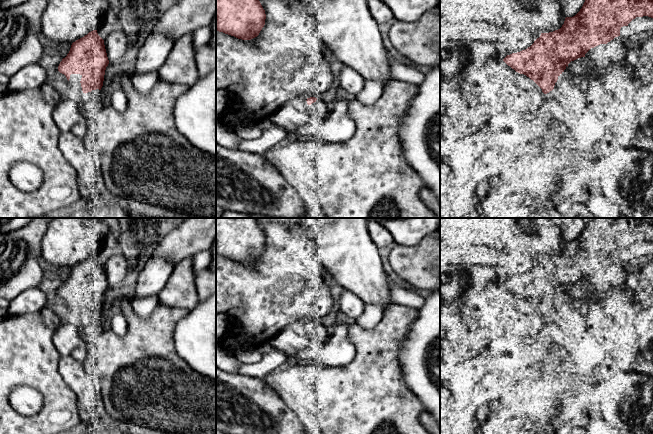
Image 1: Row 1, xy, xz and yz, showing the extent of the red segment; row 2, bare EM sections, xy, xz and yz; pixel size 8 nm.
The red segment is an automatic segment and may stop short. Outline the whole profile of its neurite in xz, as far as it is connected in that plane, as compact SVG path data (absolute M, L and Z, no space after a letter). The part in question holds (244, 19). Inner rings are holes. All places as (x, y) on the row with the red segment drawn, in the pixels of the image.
M216 0L216 30L242 40L257 37L266 14L259 0Z

